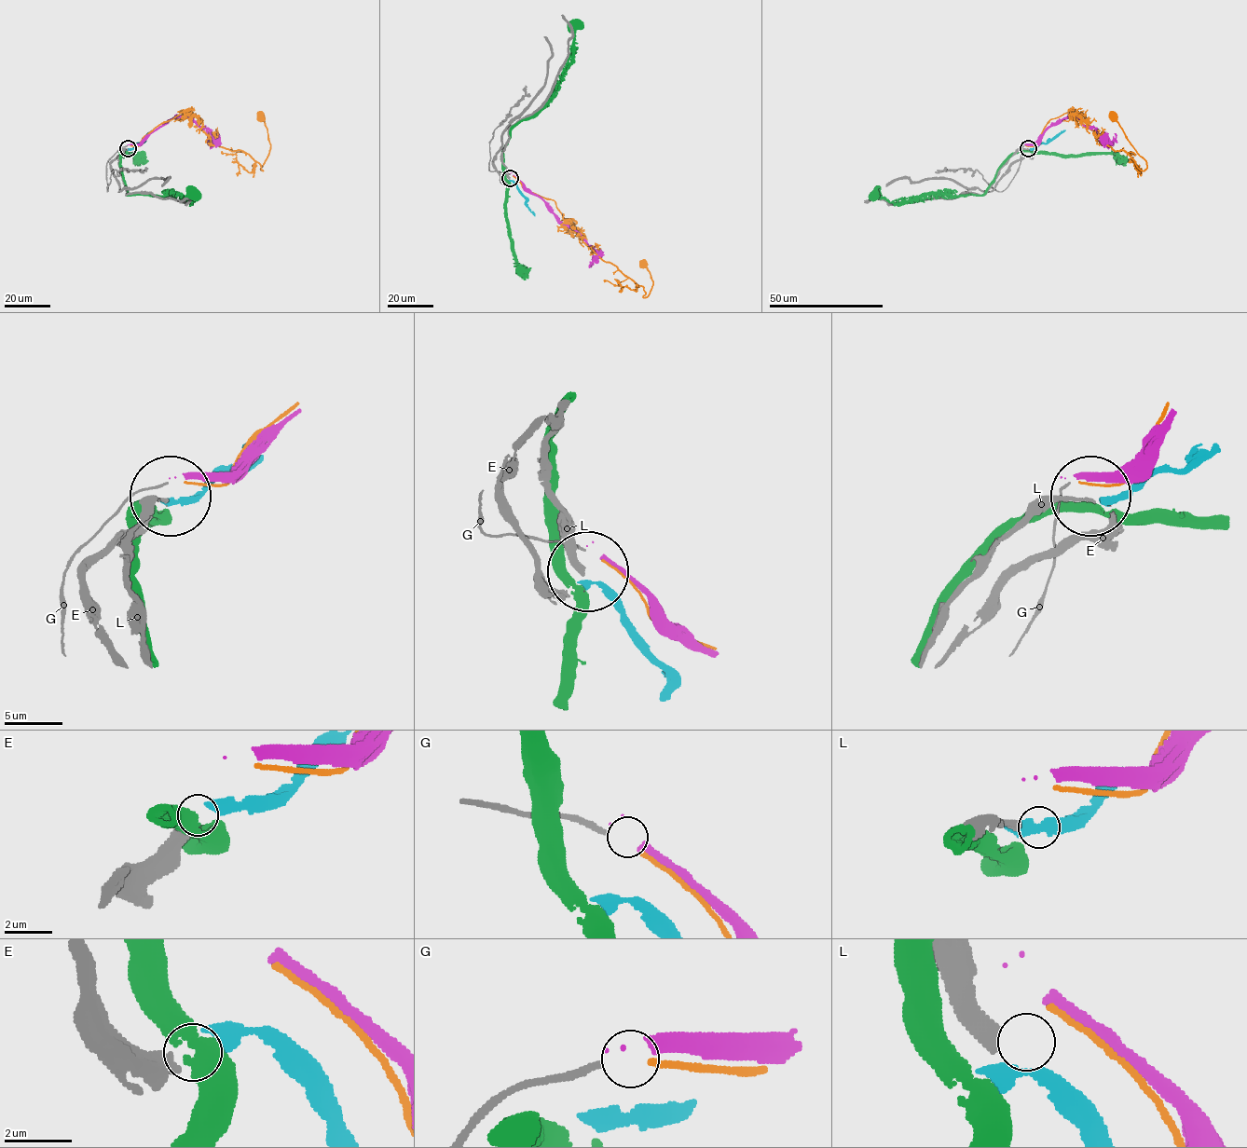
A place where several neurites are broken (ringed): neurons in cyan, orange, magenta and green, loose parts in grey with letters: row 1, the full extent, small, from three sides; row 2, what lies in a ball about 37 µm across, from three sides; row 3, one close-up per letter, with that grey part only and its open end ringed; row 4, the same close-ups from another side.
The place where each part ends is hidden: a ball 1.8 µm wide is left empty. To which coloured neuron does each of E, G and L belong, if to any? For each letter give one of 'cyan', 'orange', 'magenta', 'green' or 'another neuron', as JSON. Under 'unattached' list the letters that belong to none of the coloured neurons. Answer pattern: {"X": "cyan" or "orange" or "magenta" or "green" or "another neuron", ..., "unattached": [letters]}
{"E": "cyan", "G": "orange", "L": "another neuron", "unattached": ["L"]}

